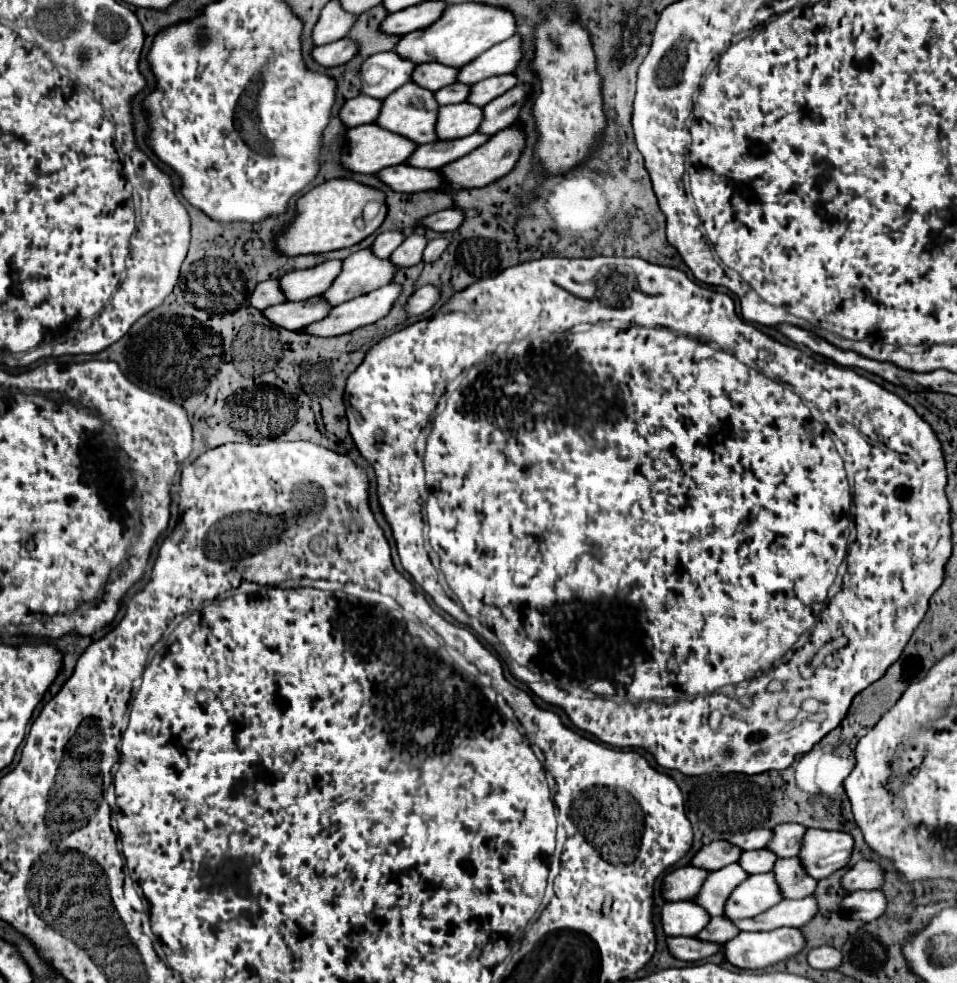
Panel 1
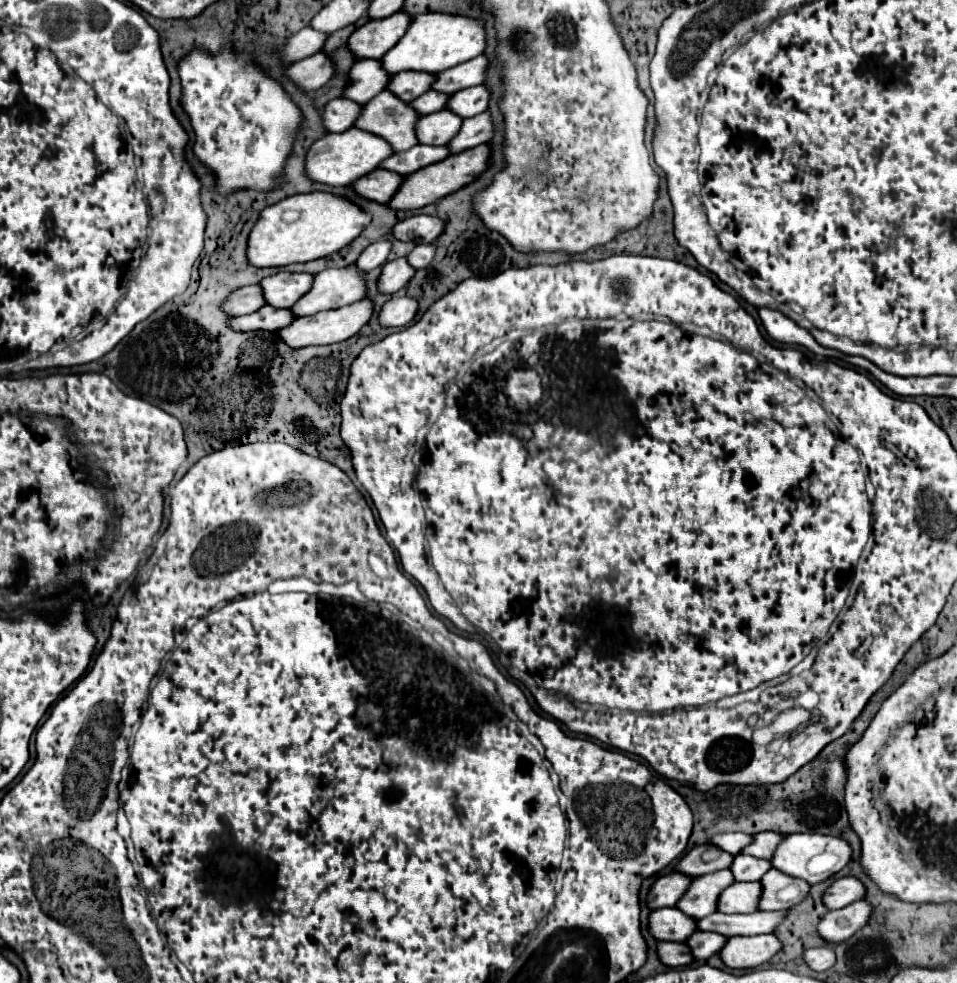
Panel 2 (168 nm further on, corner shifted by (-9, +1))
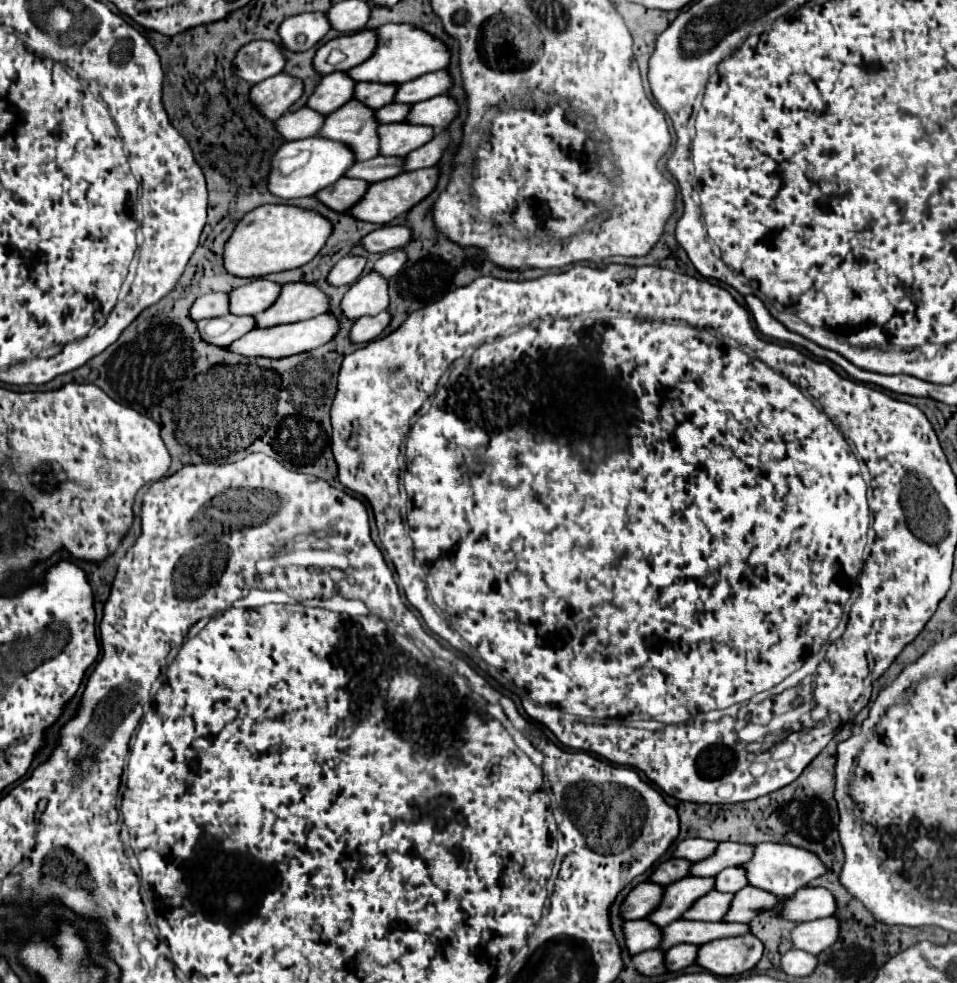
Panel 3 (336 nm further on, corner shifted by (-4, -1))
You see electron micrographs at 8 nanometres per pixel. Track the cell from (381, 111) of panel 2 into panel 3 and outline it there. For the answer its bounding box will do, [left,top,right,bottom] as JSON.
[319,99,379,161]

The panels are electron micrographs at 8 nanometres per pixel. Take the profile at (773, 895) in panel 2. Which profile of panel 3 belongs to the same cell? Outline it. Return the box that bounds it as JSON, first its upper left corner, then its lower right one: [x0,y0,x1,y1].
[723,885,777,923]

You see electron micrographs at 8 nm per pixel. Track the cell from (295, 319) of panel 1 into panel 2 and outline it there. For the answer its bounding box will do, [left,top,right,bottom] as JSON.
[226,307,292,331]

